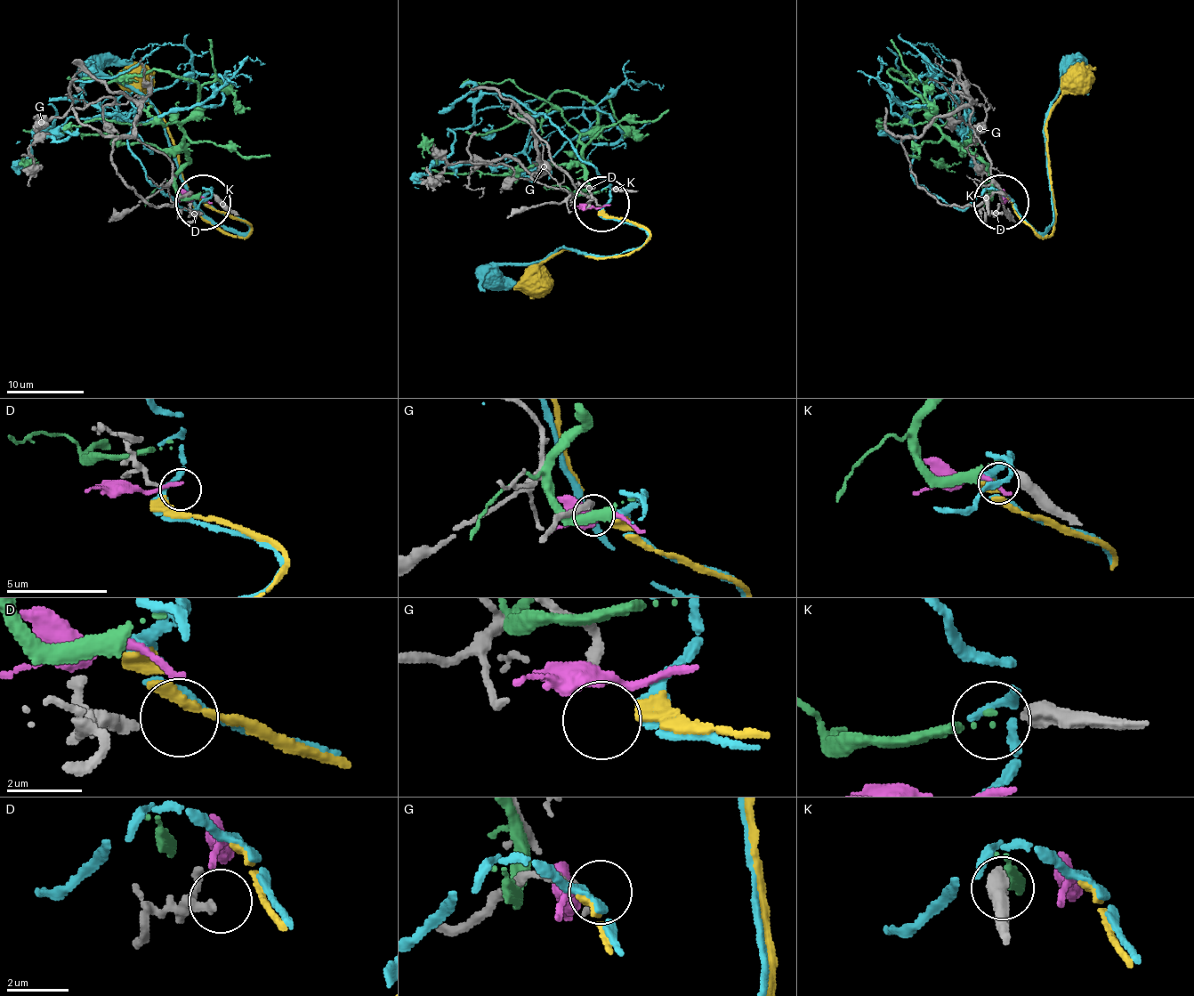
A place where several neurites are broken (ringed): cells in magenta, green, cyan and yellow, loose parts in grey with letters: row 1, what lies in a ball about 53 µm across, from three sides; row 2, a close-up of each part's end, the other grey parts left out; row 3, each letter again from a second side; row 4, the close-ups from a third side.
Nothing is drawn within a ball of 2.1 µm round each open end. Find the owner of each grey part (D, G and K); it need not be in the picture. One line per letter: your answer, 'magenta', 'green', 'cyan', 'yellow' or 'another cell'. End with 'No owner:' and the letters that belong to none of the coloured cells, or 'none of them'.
D: another cell
G: yellow
K: green
No owner: D

